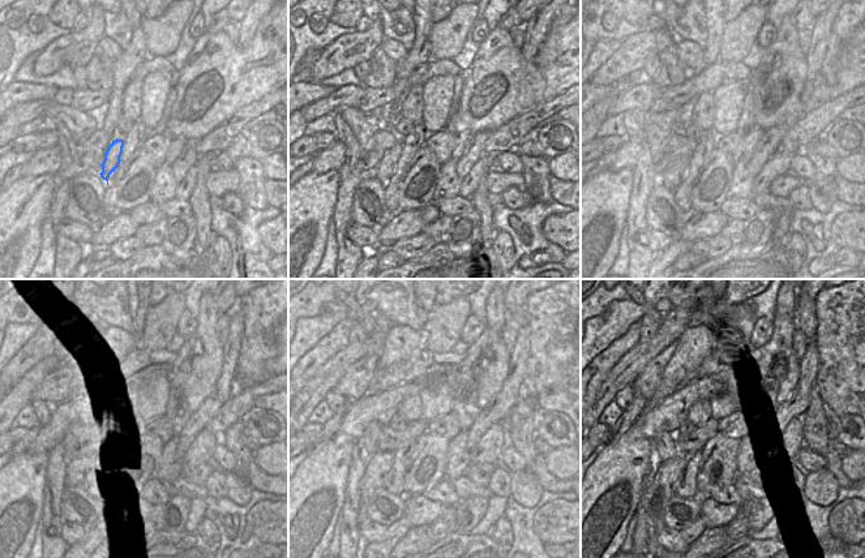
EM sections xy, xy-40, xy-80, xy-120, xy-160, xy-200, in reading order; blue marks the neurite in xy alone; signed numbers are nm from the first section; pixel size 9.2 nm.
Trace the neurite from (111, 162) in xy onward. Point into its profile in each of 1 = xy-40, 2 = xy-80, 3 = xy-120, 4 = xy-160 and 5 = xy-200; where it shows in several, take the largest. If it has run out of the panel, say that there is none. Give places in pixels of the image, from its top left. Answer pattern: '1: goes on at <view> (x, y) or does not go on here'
1: goes on at xy-40 (385, 170)
2: goes on at xy-80 (671, 177)
3: goes on at xy-120 (80, 471)
4: goes on at xy-160 (379, 466)
5: goes on at xy-200 (664, 483)

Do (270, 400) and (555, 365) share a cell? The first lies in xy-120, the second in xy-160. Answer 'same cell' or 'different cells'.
same cell

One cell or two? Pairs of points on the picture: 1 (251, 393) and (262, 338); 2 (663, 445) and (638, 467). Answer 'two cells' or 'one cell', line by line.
1: two cells
2: two cells

